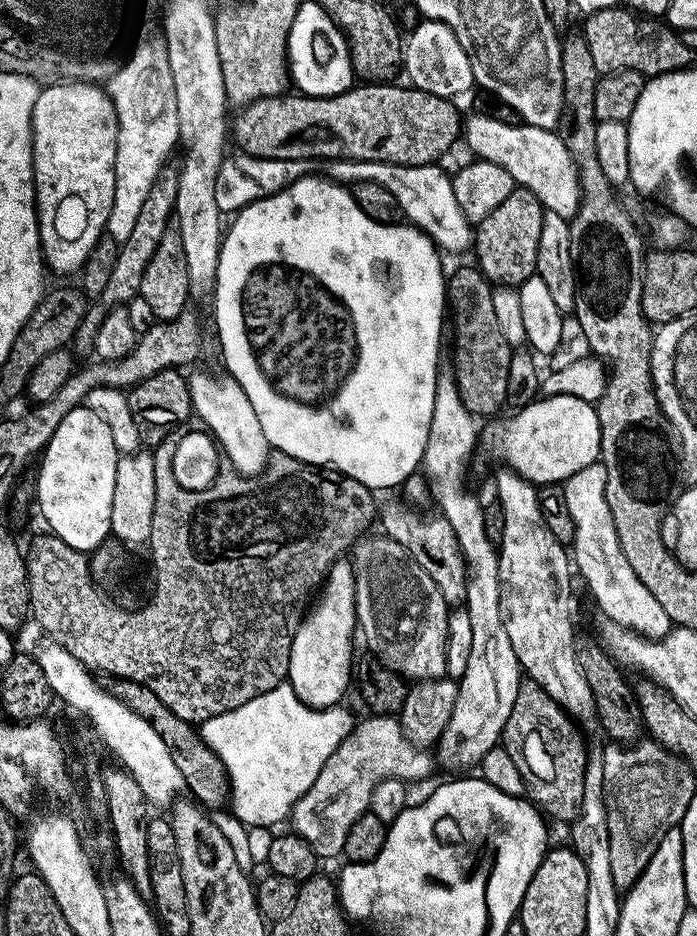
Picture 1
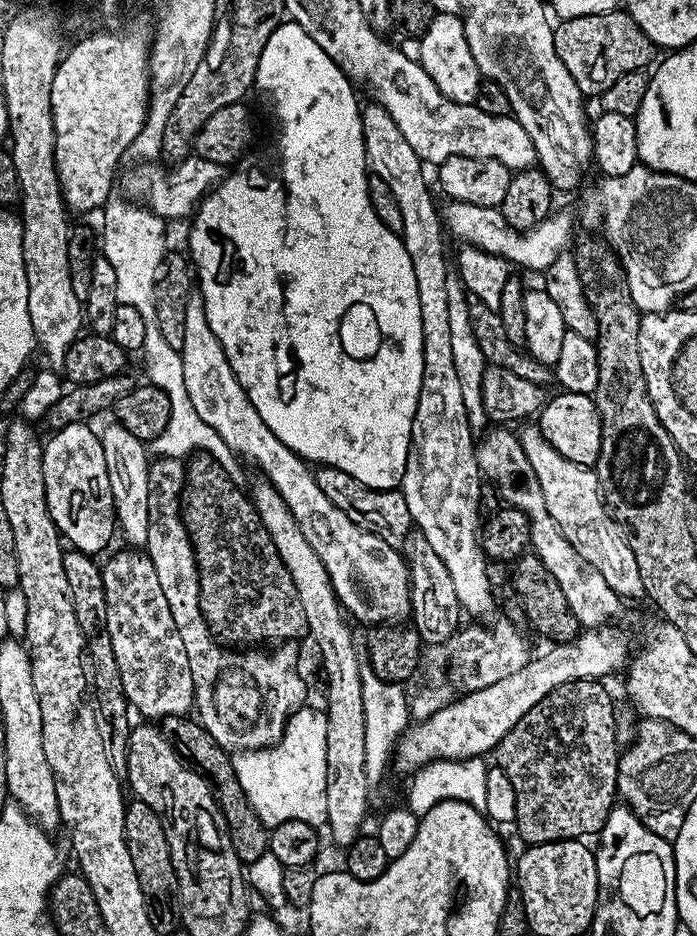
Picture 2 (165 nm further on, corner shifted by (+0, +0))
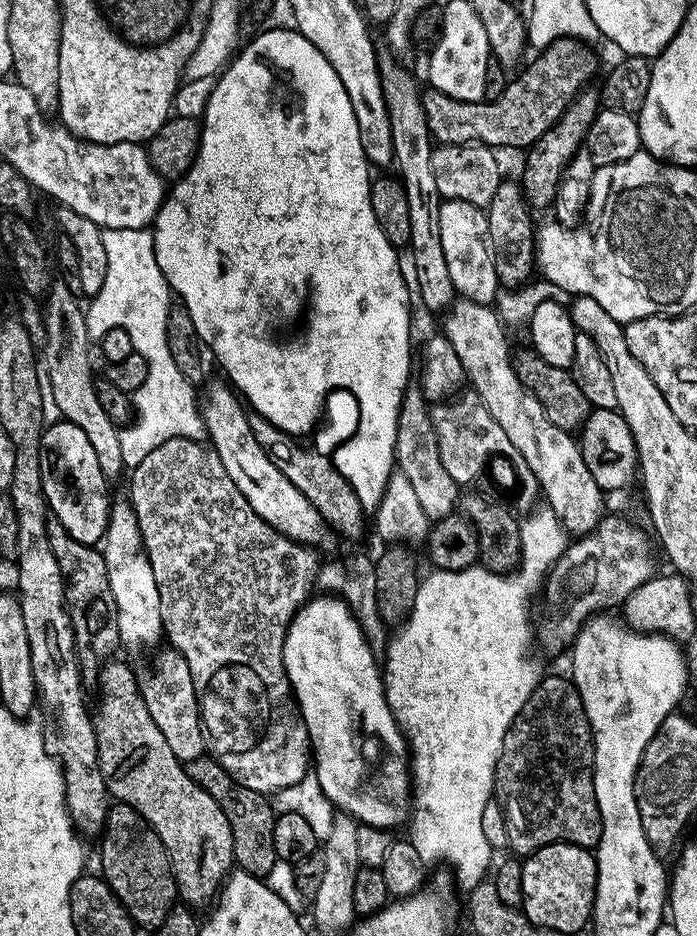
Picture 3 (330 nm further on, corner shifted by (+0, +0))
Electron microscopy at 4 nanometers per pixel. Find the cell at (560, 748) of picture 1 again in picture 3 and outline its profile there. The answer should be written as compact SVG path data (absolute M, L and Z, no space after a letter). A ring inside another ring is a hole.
M567 675L548 676L541 679L540 684L530 694L526 706L514 718L514 722L508 728L508 733L504 739L504 748L500 752L500 757L496 763L496 783L494 785L494 796L504 810L505 822L508 824L508 843L521 857L527 858L532 853L537 852L542 846L547 844L576 844L580 848L589 850L595 849L602 838L602 822L600 821L600 811L598 802L594 798L594 782L592 781L592 727L588 725L586 710L582 706L582 698L578 694L576 685L572 683Z

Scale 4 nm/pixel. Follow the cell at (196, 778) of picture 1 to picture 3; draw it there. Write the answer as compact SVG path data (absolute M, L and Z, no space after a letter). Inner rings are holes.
M208 754L185 763L184 769L195 784L202 786L202 790L206 790L206 794L210 794L210 798L214 798L214 802L222 806L222 814L226 814L234 838L232 858L235 867L241 872L249 872L252 876L266 878L277 862L274 850L274 822L277 813L271 803L268 805L269 797L238 783L233 773Z

